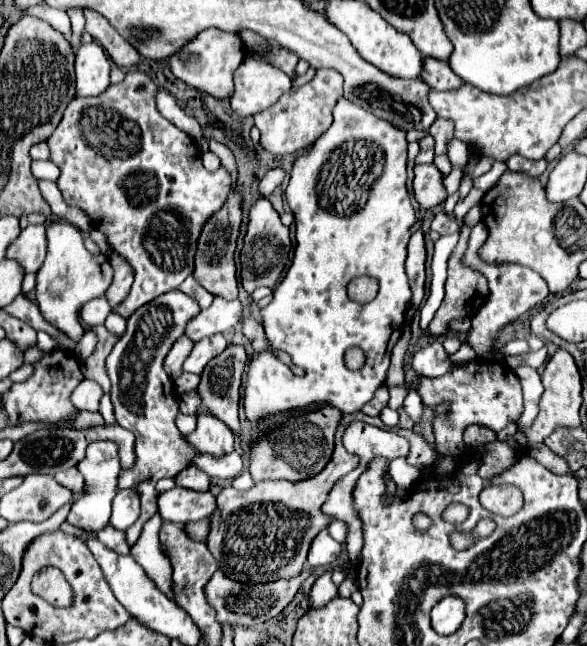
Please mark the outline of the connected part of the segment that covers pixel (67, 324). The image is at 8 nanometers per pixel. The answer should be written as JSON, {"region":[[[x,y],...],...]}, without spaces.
{"region":[[[54,222],[46,230],[48,254],[42,268],[36,274],[36,302],[48,324],[66,334],[72,342],[80,342],[84,326],[80,324],[80,308],[92,298],[106,294],[112,284],[112,266],[106,256],[90,254],[84,248],[82,232],[68,222]]]}

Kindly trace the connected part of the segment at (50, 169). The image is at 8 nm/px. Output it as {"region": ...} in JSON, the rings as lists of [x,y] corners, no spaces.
{"region":[[[32,160],[32,174],[36,180],[58,180],[60,168],[50,160]]]}

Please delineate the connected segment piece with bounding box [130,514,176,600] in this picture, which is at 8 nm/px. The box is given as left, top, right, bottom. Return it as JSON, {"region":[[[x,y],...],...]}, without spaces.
{"region":[[[154,514],[144,524],[142,536],[130,548],[130,554],[144,568],[144,572],[148,574],[148,578],[152,578],[152,582],[160,584],[160,590],[170,600],[176,600],[174,594],[172,594],[172,566],[170,566],[168,558],[162,554],[160,542],[158,542],[158,530],[160,530],[160,524],[162,522],[163,520],[160,518],[160,514]]]}

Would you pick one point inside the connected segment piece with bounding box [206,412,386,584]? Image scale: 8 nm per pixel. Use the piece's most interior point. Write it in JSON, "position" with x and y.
{"position":[284,516]}

